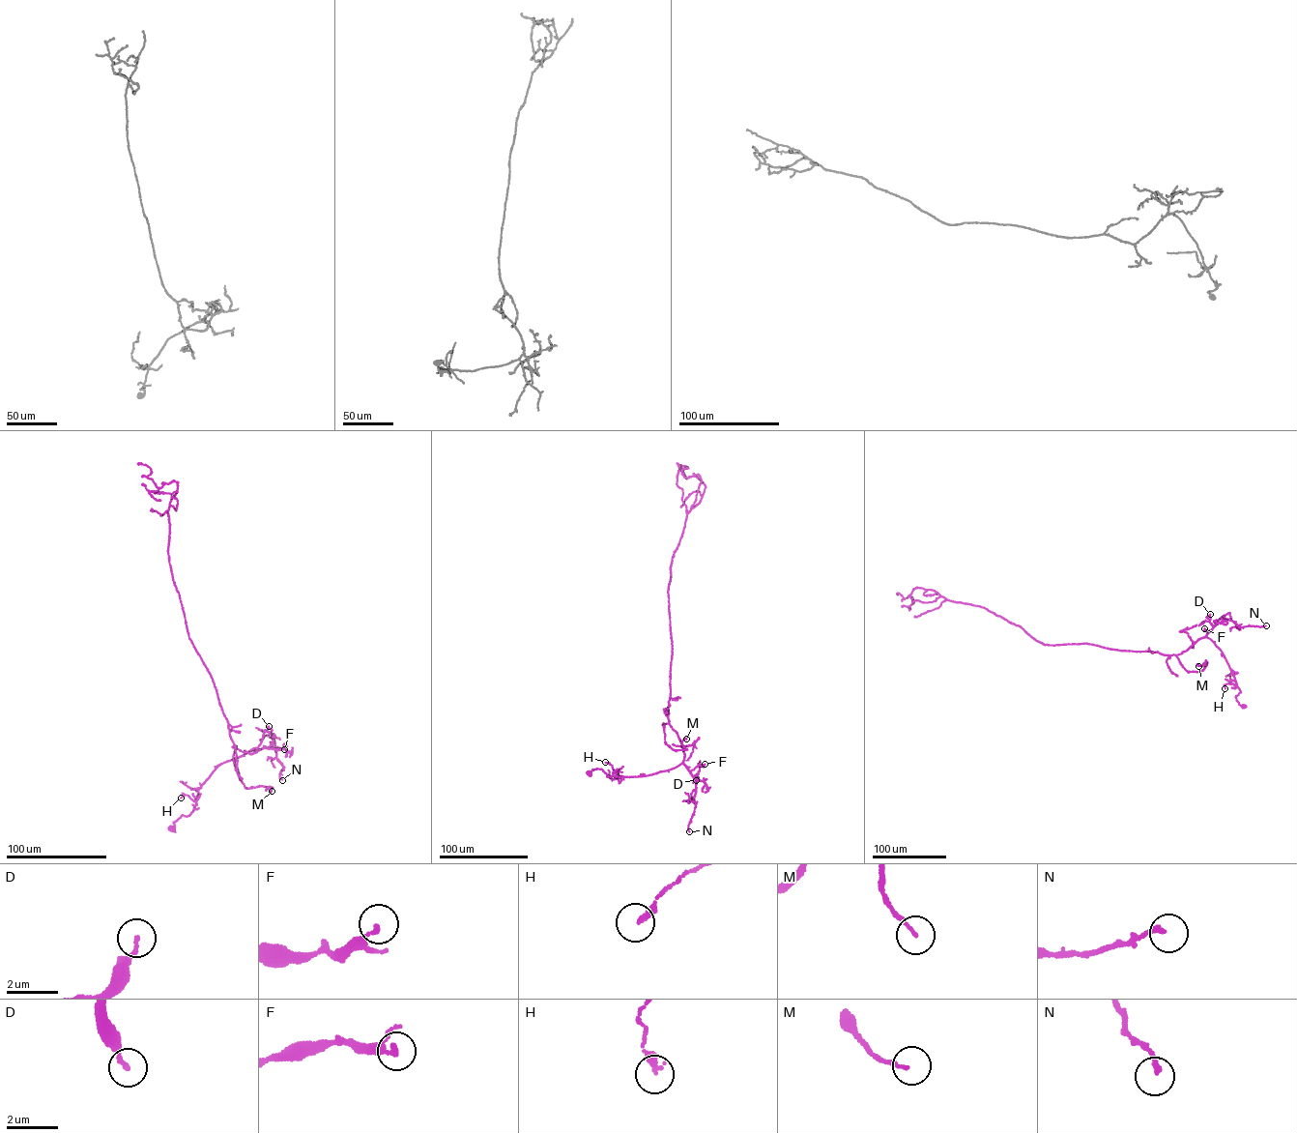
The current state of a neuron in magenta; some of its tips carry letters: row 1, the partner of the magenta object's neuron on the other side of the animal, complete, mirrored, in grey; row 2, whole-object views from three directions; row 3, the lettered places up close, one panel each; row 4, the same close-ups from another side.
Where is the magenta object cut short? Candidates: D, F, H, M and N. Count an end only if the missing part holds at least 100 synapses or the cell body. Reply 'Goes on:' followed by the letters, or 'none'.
Goes on: none

